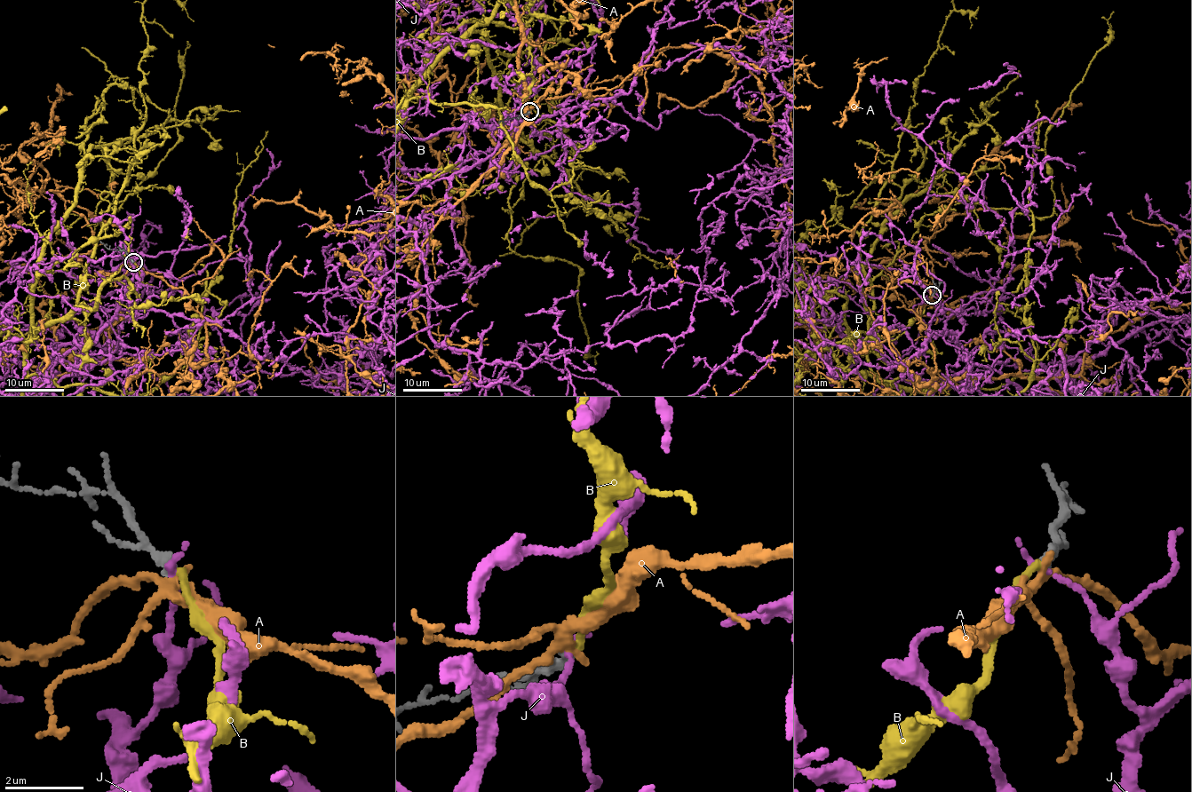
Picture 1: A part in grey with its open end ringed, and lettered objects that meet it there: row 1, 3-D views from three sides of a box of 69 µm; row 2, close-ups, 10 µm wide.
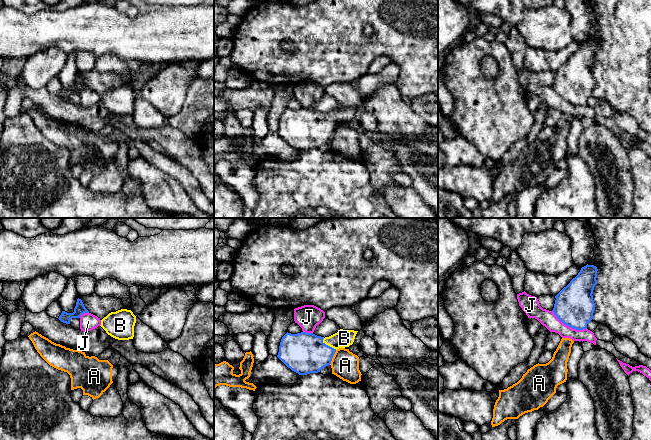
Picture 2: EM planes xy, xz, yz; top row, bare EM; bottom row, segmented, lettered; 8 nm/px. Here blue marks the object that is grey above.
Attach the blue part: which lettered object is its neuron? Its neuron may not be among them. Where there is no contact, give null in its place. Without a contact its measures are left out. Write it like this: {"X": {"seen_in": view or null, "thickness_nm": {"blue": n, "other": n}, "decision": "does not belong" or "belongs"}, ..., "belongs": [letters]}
{"A": {"seen_in": "xz", "thickness_nm": {"blue": 340, "other": 220}, "decision": "does not belong"}, "B": {"seen_in": "xz", "thickness_nm": {"blue": 340, "other": 140}, "decision": "belongs"}, "J": {"seen_in": "yz", "thickness_nm": {"blue": 320, "other": 130}, "decision": "does not belong"}, "belongs": ["B"]}

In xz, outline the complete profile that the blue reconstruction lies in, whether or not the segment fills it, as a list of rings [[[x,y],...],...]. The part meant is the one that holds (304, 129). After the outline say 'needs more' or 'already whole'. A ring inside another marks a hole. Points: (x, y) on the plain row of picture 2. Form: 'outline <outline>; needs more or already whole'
outline [[[340,105],[325,114],[313,109],[287,108],[281,115],[277,133],[299,151],[318,149],[331,140],[337,125],[353,120],[357,108]]]; needs more

